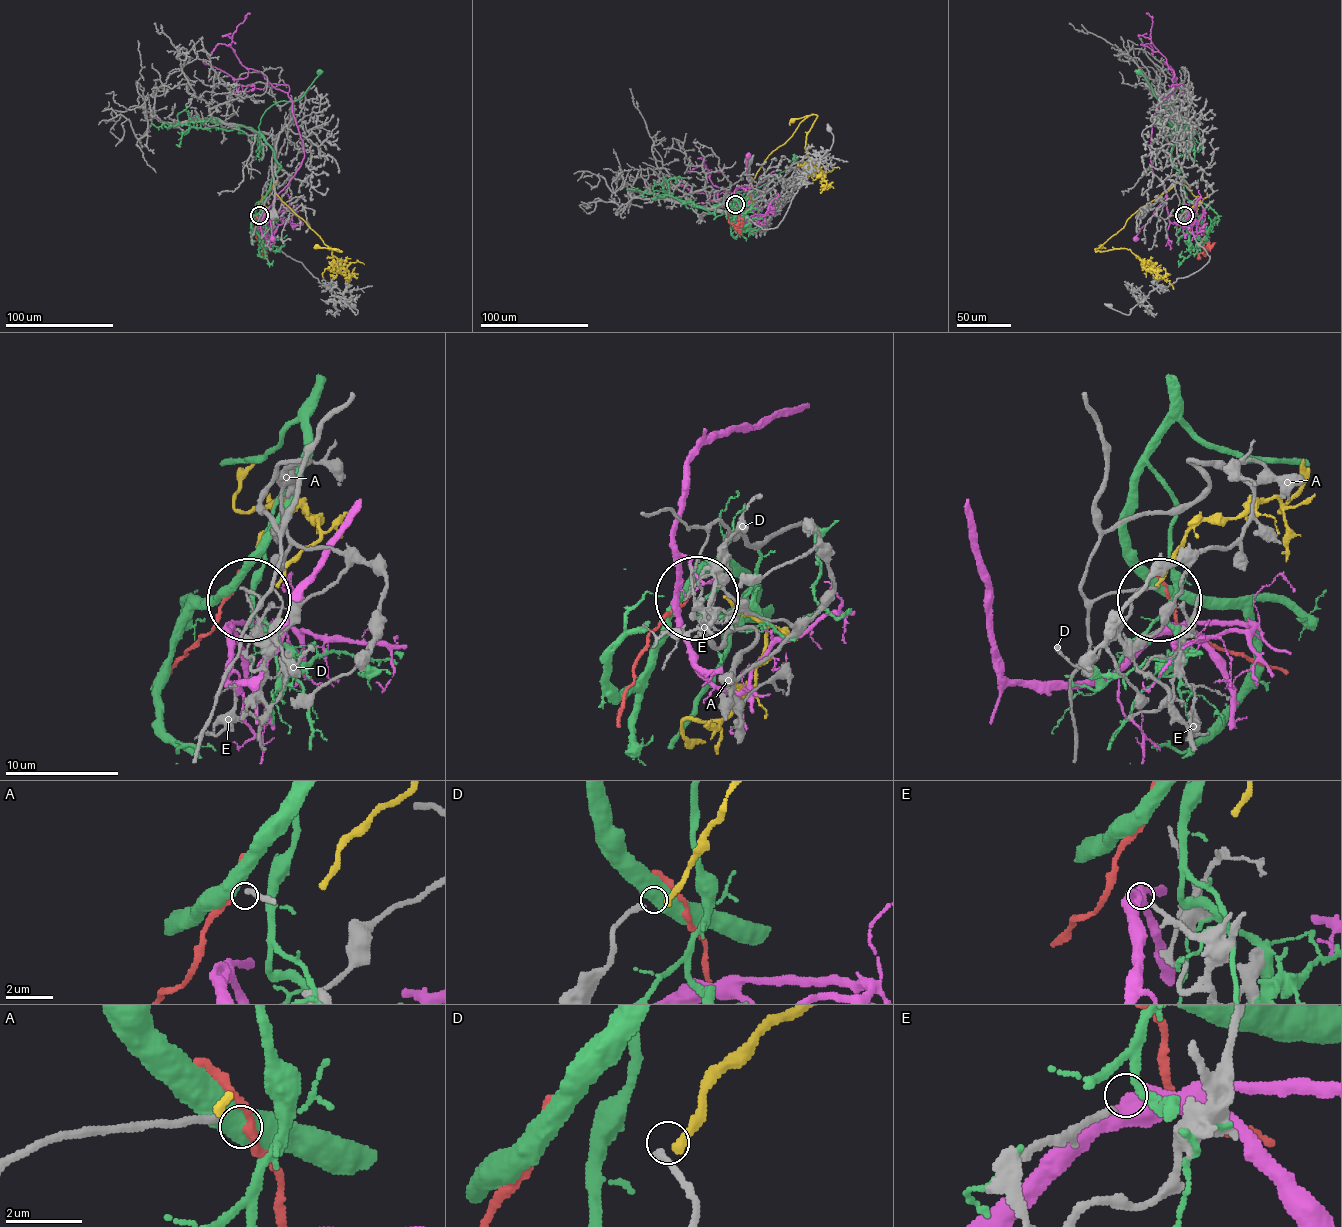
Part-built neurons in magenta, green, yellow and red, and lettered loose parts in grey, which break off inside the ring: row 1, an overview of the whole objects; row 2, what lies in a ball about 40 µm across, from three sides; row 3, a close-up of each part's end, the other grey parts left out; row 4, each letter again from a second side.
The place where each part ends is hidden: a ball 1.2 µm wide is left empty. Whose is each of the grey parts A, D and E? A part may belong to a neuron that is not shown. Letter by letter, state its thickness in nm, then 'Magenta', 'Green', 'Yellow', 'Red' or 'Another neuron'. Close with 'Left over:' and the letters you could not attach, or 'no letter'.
A: Thickness 200 nm. Another neuron
D: Thickness 190 nm. Yellow
E: Thickness 160 nm. Another neuron
Left over: A, E

